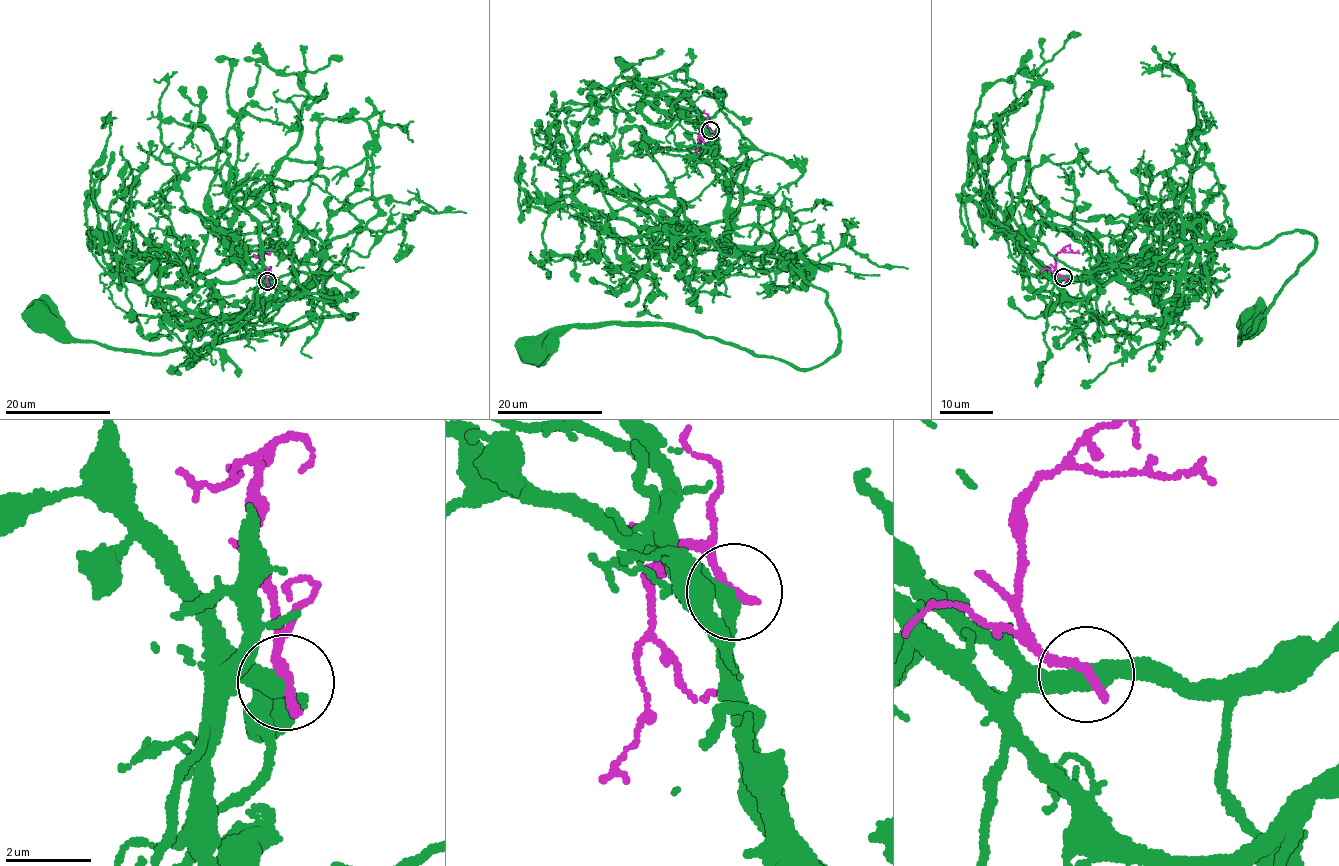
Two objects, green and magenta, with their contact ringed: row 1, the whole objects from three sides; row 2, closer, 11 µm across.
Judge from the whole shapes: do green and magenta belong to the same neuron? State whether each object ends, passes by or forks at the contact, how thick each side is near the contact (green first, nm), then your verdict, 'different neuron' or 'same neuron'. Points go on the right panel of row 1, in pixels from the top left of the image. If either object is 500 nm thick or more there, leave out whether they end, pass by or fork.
green passes by; magenta ends there; 380 nm thick on the green side, 240 nm on the other; different neuron

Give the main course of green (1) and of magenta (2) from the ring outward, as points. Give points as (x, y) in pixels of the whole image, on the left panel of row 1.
1: (267, 280), (300, 297), (334, 289), (330, 302), (356, 314), (163, 353), (77, 341), (39, 316)
2: (267, 280), (262, 253), (259, 257), (253, 254)

